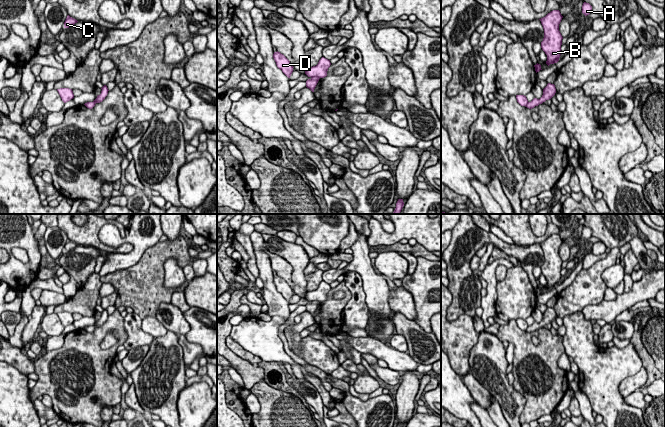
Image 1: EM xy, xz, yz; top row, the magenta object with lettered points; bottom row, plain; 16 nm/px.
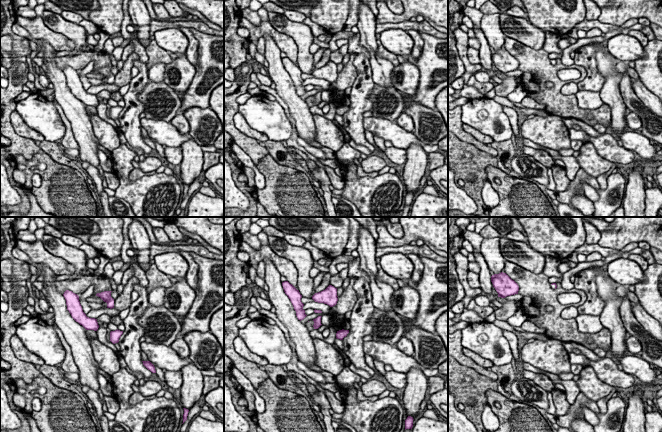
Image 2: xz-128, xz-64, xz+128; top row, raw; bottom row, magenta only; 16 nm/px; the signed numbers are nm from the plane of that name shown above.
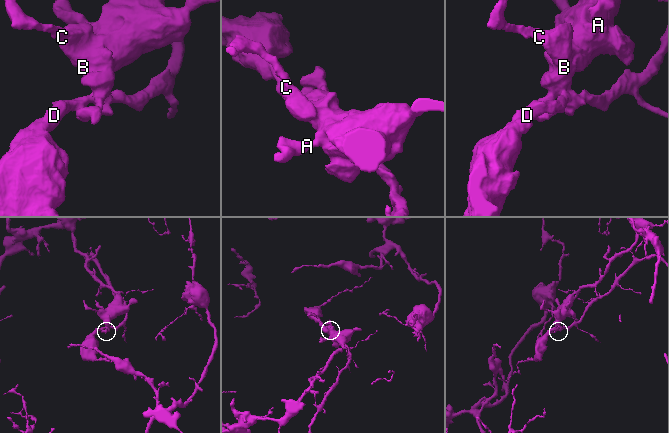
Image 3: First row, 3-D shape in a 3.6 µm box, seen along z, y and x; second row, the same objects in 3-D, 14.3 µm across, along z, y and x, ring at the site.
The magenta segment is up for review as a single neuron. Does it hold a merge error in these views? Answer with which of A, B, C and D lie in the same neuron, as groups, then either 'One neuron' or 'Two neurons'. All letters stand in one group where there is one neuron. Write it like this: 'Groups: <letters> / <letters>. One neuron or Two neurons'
Groups: A B C / D. Two neurons

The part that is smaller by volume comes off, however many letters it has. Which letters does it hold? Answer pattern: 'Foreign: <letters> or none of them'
Foreign: D

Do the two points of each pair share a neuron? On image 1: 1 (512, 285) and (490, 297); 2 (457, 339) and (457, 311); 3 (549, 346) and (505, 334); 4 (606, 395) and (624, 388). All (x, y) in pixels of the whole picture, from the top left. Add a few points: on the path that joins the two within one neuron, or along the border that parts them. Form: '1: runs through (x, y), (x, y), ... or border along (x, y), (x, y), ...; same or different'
1: border along (497, 281), (495, 314); different
2: border along (472, 316), (461, 314), (451, 321); different
3: runs through (538, 348), (528, 348), (516, 336); same
4: border along (635, 374), (619, 385), (623, 397); different

